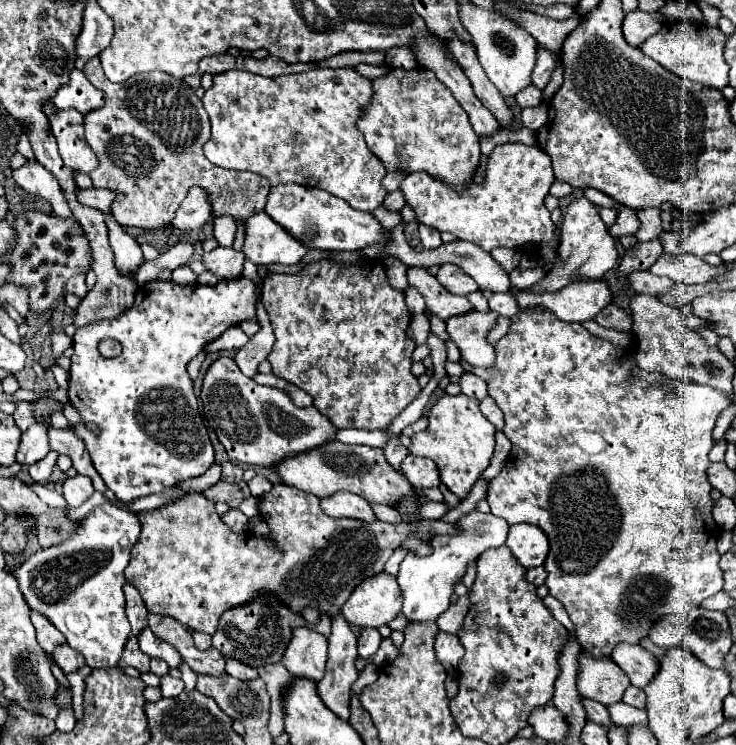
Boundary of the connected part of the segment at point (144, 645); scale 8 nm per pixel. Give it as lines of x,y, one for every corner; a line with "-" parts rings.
149,626
143,628
139,634
137,634
137,640
139,640
139,648
147,654
147,656
157,656
161,660
165,660
171,668
177,668
181,664
181,654
169,646
165,640
159,640
151,630

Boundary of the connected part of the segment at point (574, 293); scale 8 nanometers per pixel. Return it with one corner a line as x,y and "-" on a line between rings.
575,282
557,294
521,294
517,302
523,308
543,304
565,322
585,322
611,302
611,290
607,282

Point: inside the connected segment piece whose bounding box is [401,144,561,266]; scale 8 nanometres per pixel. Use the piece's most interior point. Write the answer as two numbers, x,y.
506,209

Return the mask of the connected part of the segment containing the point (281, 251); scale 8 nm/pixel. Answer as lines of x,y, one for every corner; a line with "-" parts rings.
263,210
251,214
245,220
243,254
253,264
297,264
307,252
309,246
291,236

